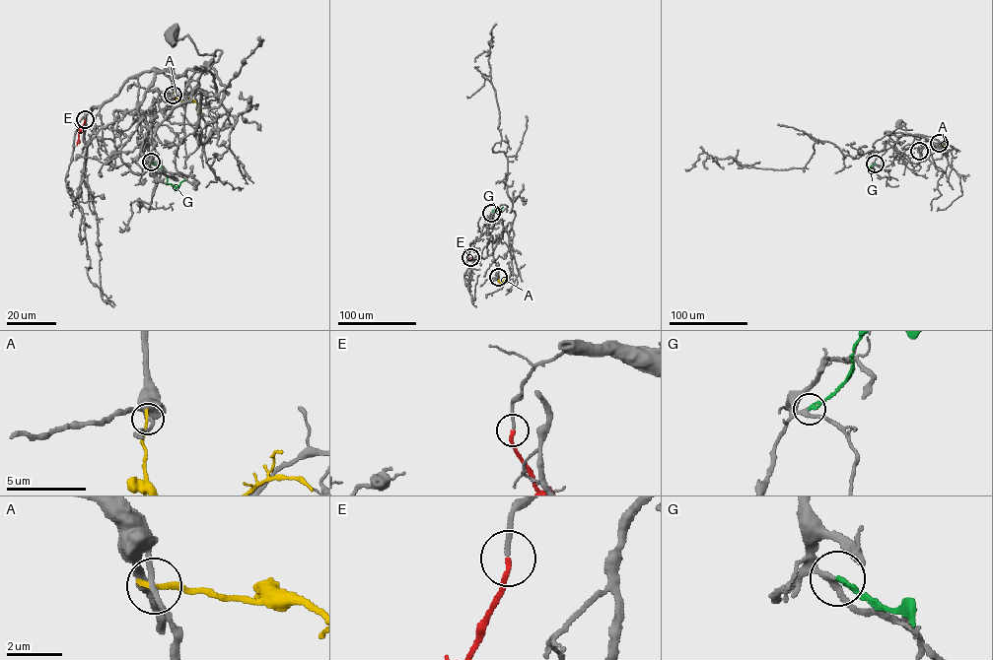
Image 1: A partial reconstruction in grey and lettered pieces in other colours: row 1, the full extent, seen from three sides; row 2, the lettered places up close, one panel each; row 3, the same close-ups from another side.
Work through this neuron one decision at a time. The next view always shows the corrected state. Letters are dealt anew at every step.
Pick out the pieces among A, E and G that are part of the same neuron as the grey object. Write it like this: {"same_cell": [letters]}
{"same_cell": ["E"]}

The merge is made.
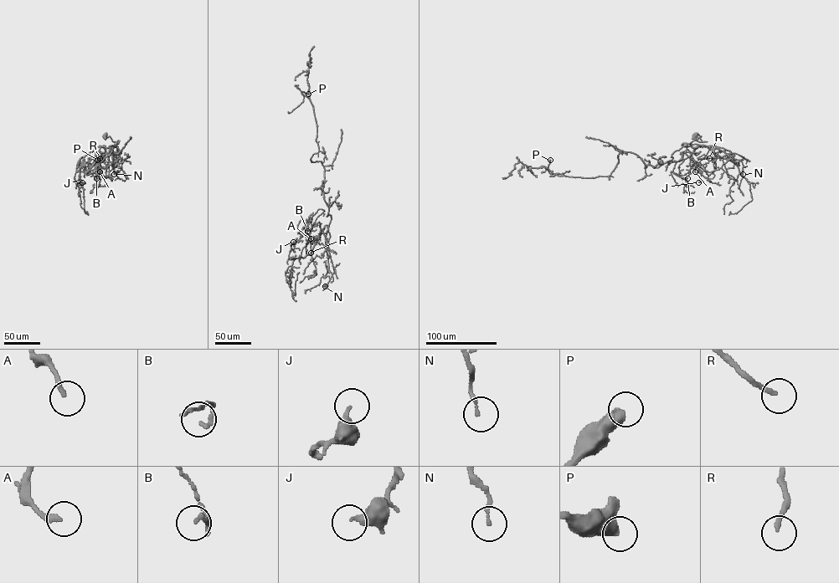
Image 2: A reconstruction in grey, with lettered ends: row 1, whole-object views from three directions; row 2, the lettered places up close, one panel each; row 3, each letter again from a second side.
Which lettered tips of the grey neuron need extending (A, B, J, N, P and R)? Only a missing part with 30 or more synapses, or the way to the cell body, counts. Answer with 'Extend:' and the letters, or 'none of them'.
Extend: none of them

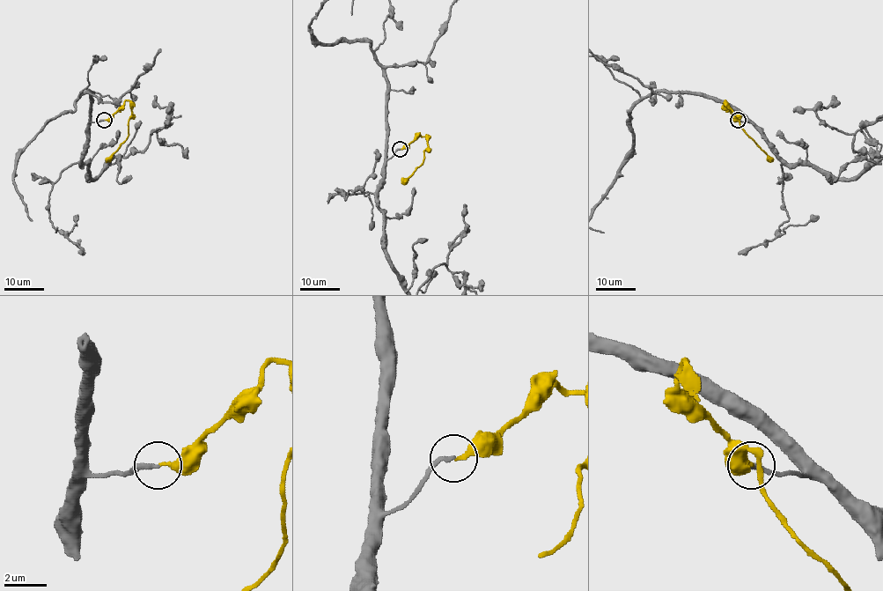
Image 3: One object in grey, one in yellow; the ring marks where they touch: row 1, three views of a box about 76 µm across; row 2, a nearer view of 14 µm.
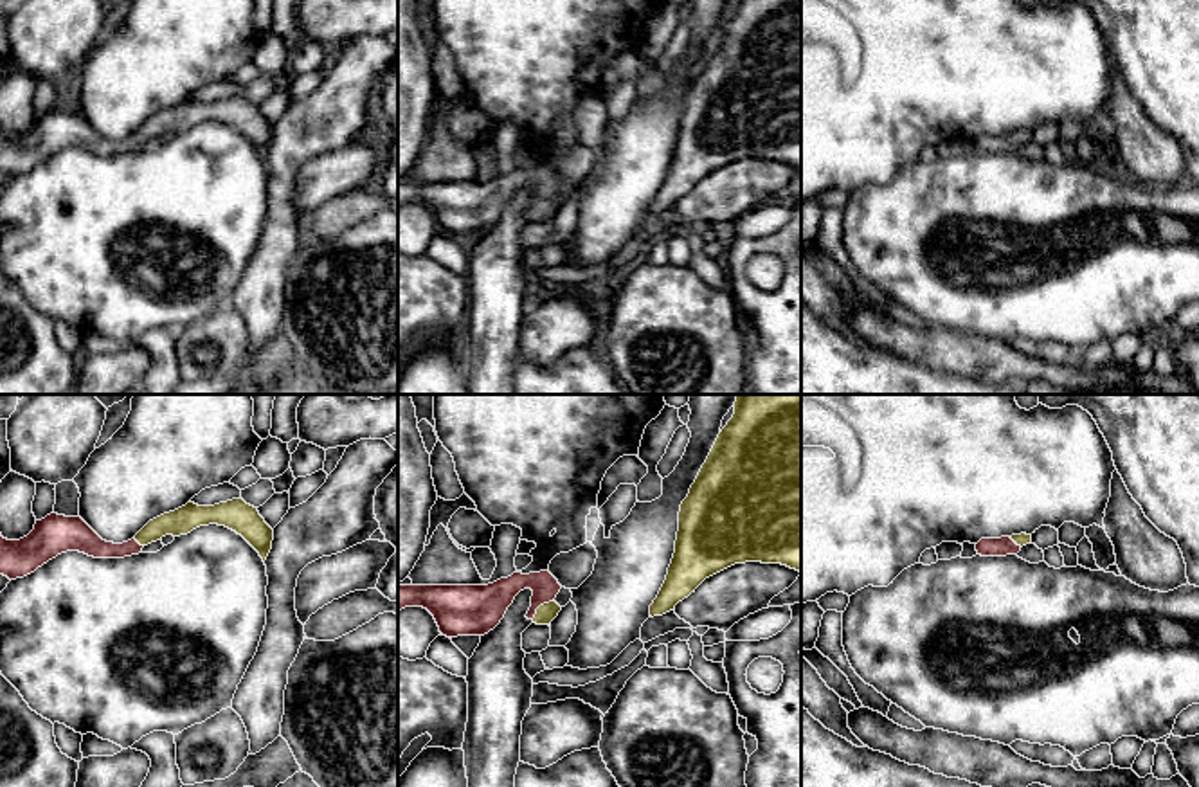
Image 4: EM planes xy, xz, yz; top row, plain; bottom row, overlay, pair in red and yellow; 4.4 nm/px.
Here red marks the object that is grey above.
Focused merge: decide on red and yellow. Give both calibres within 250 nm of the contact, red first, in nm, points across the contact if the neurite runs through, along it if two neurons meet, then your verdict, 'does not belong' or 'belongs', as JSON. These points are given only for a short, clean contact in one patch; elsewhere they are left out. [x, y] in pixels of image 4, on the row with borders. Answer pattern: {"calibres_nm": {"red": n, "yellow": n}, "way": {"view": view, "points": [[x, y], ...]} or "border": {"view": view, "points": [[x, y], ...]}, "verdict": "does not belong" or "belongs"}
{"calibres_nm": {"red": 190, "yellow": 90}, "way": {"view": "xz", "points": [[485, 606], [513, 584], [540, 604], [546, 613]]}, "verdict": "belongs"}

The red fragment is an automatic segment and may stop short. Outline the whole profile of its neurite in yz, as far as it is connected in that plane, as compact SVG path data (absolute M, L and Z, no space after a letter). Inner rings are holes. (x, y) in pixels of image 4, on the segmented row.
M1021 533L1001 538L981 538L976 544L976 551L981 556L1006 556L1017 555L1023 546L1032 544L1032 535Z

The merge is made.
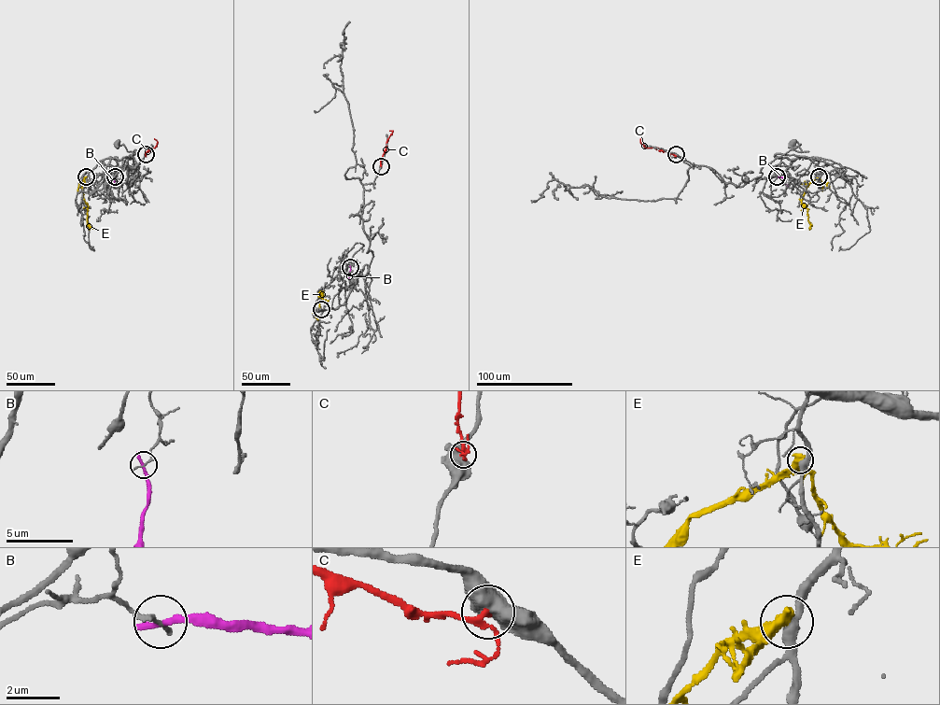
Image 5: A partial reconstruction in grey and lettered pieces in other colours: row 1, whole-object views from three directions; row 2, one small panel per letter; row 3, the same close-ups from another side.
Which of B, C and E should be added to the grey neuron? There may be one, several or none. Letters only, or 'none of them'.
none of them

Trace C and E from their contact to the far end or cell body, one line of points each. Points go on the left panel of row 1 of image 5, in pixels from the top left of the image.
C: (146, 154), (157, 144), (154, 139)
E: (86, 176), (83, 196), (87, 223), (93, 229)

